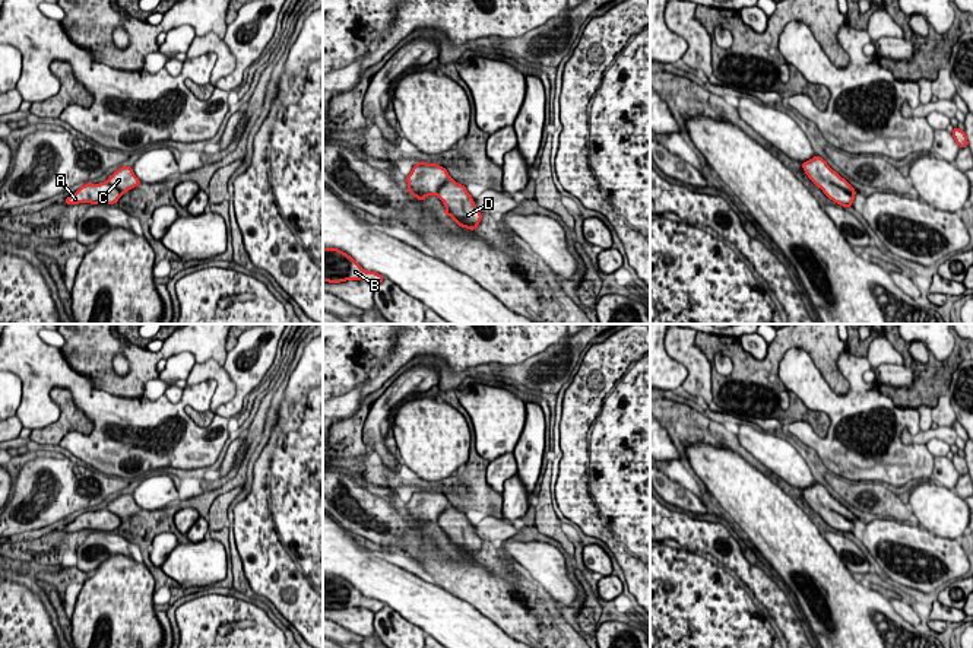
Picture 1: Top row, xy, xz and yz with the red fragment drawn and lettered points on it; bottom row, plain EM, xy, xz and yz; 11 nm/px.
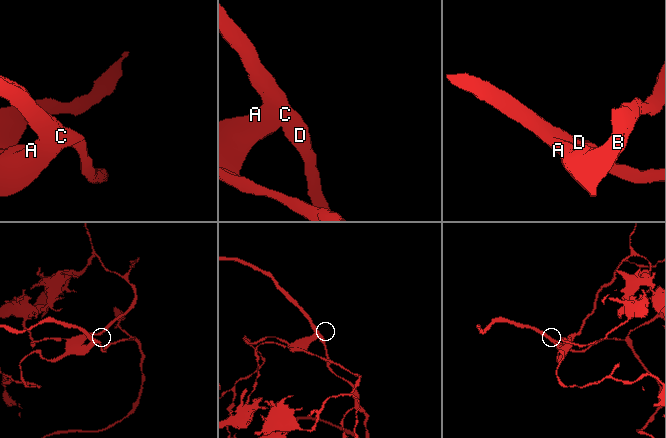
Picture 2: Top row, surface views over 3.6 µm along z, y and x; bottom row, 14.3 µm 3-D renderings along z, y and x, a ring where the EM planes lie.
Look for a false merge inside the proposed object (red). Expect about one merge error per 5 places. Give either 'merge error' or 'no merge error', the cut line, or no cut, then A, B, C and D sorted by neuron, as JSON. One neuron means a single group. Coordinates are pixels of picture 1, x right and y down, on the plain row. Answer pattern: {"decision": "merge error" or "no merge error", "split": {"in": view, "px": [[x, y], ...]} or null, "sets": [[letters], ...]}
{"decision": "no merge error", "split": null, "sets": [["A", "B", "C", "D"]]}

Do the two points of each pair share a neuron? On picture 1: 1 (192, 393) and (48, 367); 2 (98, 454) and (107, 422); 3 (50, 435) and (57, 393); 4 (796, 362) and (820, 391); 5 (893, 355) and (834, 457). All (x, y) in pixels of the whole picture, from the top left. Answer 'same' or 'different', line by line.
1: same
2: same
3: same
4: same
5: same

